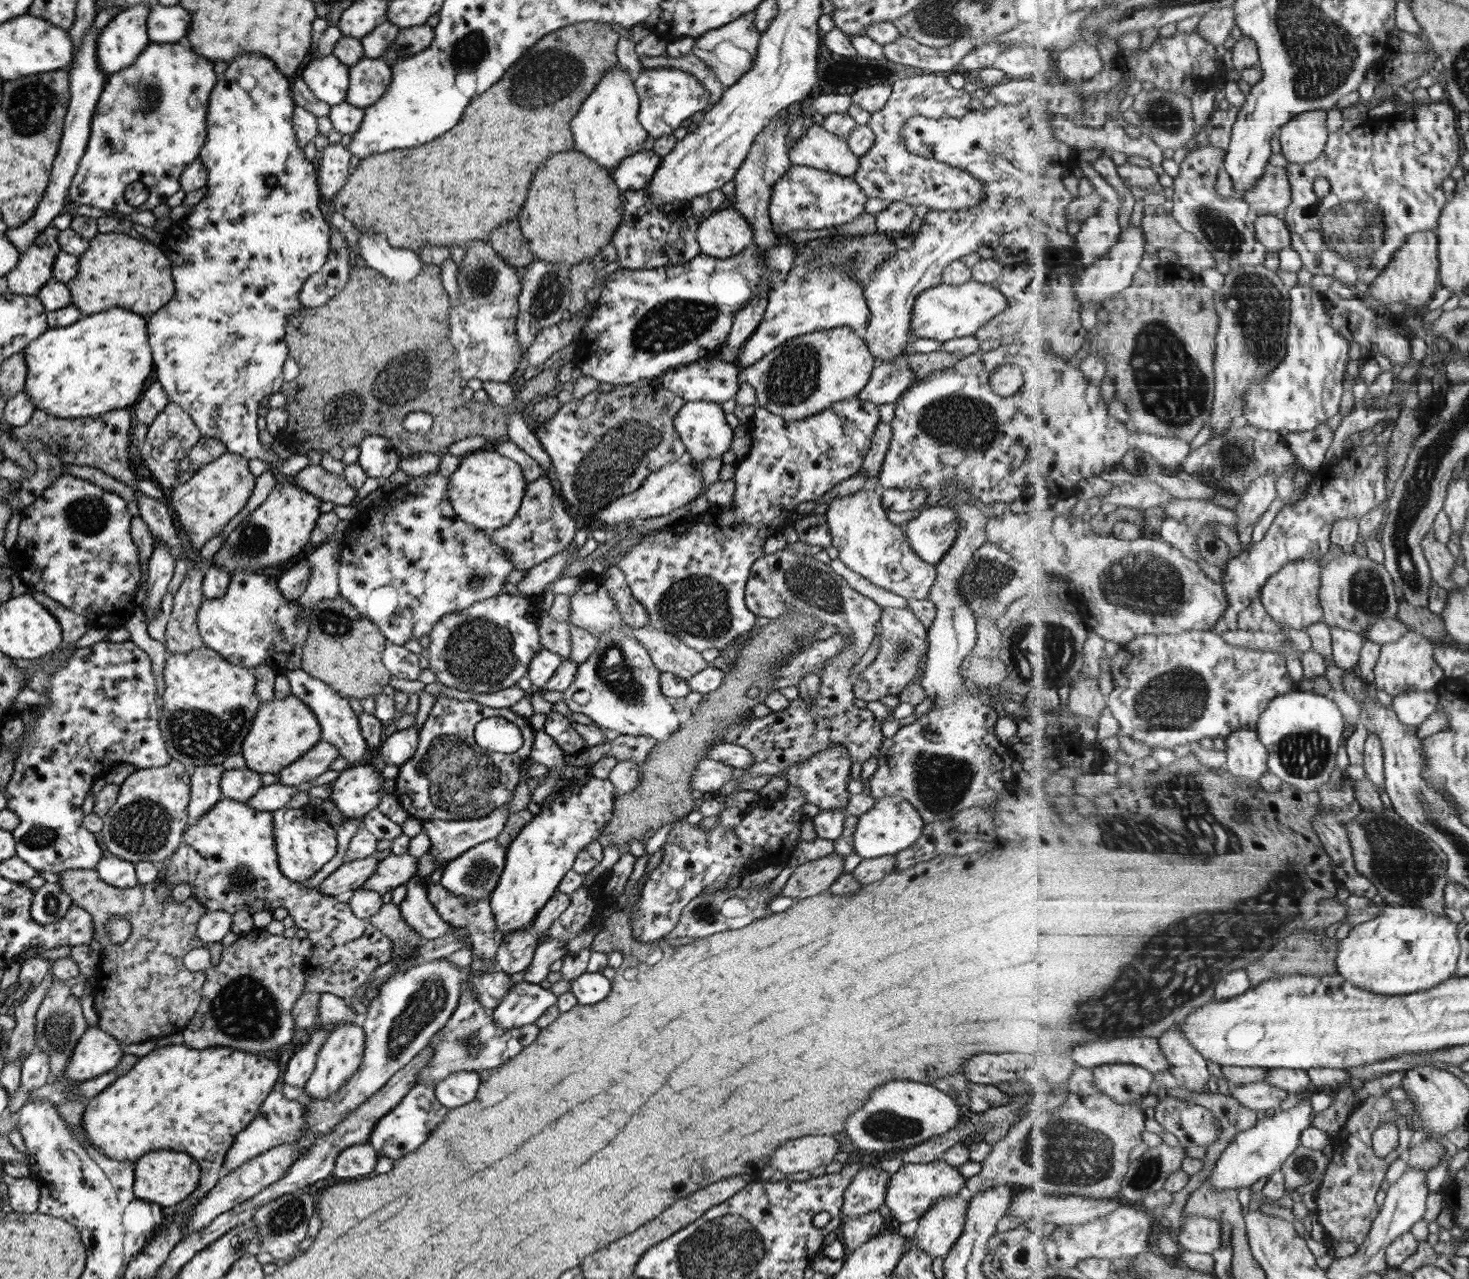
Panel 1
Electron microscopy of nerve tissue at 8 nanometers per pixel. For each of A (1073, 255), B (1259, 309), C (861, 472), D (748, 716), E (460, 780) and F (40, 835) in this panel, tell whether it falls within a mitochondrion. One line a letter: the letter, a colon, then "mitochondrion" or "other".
A: other
B: mitochondrion
C: other
D: other
E: mitochondrion
F: mitochondrion

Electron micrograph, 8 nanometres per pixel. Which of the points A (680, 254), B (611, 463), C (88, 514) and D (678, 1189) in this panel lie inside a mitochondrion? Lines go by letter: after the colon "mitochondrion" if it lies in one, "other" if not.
A: other
B: mitochondrion
C: mitochondrion
D: other

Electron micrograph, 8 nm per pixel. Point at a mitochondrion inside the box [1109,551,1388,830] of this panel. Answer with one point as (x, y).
(1175, 699)

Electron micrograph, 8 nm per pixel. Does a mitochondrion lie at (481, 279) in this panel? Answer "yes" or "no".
yes

